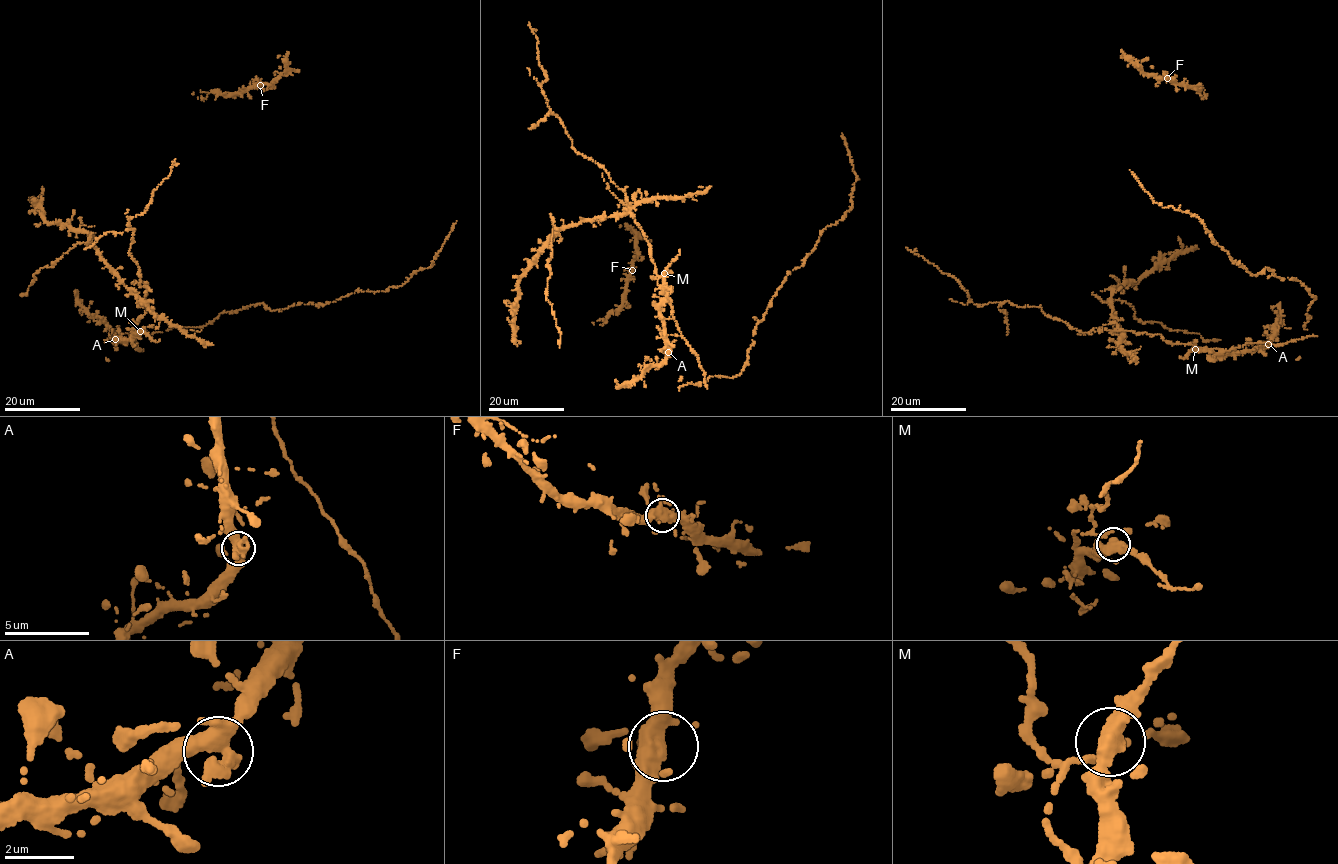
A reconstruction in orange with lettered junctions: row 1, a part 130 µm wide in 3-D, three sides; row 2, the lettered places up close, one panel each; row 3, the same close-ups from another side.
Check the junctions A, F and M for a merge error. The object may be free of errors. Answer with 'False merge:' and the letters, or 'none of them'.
False merge: M

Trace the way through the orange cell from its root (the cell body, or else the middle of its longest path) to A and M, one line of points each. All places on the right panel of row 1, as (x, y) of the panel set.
A: (1260, 342), (1246, 343), (1219, 355), (1249, 352), (1268, 344)
M: (1260, 342), (1246, 343), (1228, 351), (1215, 348), (1194, 349)

